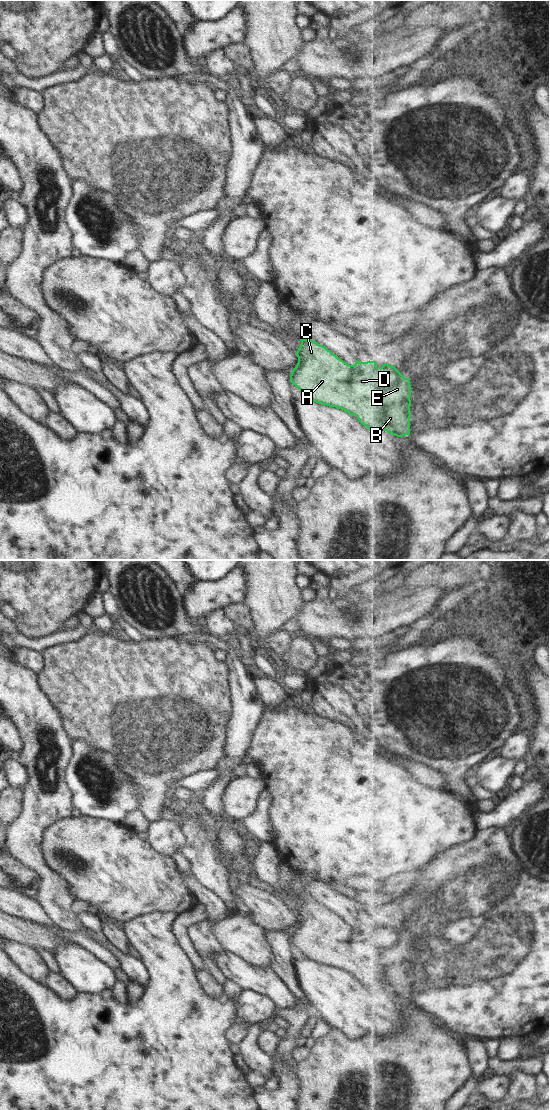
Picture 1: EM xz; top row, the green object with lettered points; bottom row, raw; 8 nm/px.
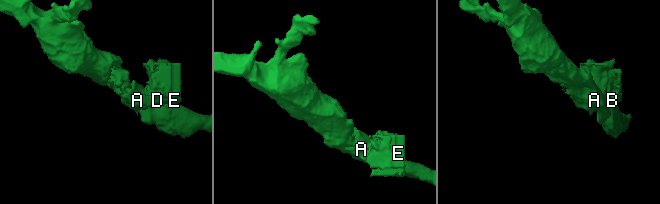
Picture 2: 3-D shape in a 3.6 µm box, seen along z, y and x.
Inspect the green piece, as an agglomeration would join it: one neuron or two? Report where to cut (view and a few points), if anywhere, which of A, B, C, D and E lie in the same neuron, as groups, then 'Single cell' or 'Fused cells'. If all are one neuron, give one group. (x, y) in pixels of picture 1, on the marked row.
Split along xz (354, 365), (346, 384), (334, 384), (342, 409). Groups: A C / B D E. Fused cells

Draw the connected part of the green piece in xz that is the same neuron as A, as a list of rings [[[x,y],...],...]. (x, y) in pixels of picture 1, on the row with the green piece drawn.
[[[310,338],[300,339],[300,341],[301,345],[296,352],[298,363],[291,372],[290,382],[311,401],[343,410],[346,401],[344,399],[334,399],[334,384],[341,381],[347,385],[354,365],[347,364],[325,346]]]

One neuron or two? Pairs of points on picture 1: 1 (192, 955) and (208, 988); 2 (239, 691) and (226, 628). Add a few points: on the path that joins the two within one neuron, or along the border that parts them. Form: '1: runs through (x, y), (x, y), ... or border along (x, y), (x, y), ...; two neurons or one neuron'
1: border along (203, 968), (196, 972); two neurons
2: border along (235, 625), (235, 628), (227, 634); two neurons

